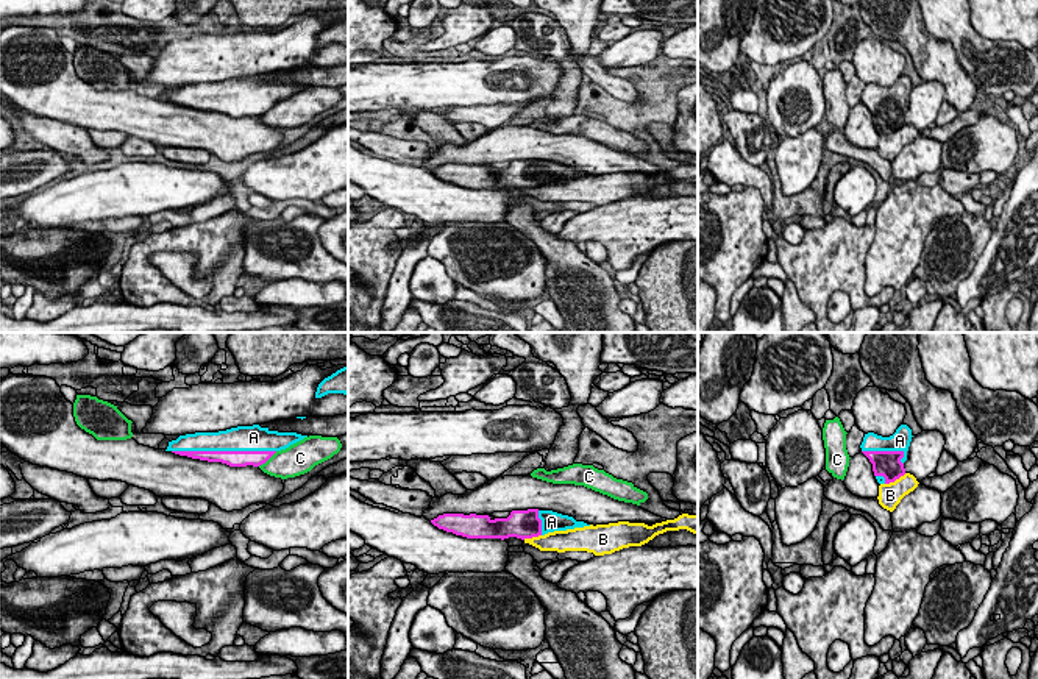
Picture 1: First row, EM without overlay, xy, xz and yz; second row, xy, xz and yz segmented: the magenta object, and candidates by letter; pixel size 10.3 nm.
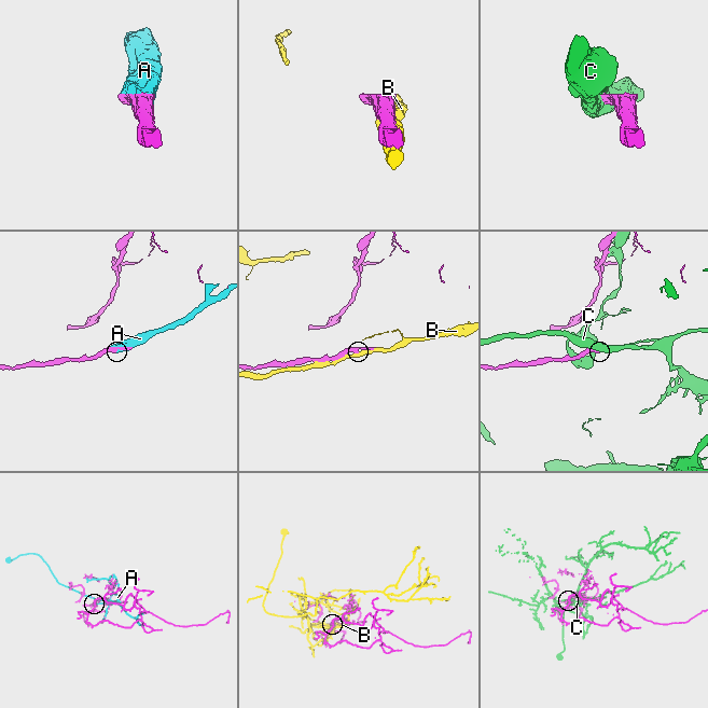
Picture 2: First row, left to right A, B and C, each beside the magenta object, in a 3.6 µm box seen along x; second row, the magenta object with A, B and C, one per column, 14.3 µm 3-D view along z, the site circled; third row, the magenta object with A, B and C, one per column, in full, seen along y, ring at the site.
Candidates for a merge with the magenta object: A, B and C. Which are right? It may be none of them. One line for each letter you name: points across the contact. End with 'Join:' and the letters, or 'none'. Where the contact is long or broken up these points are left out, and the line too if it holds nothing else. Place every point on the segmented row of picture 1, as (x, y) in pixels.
Join: A

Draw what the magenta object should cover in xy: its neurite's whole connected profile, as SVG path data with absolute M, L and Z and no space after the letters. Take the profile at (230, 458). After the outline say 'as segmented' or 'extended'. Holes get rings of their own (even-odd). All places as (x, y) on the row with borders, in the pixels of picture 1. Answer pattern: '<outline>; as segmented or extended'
M259 425L237 426L219 432L180 435L169 442L165 451L229 467L259 467L276 451L286 450L304 437L307 435L270 431Z; extended

